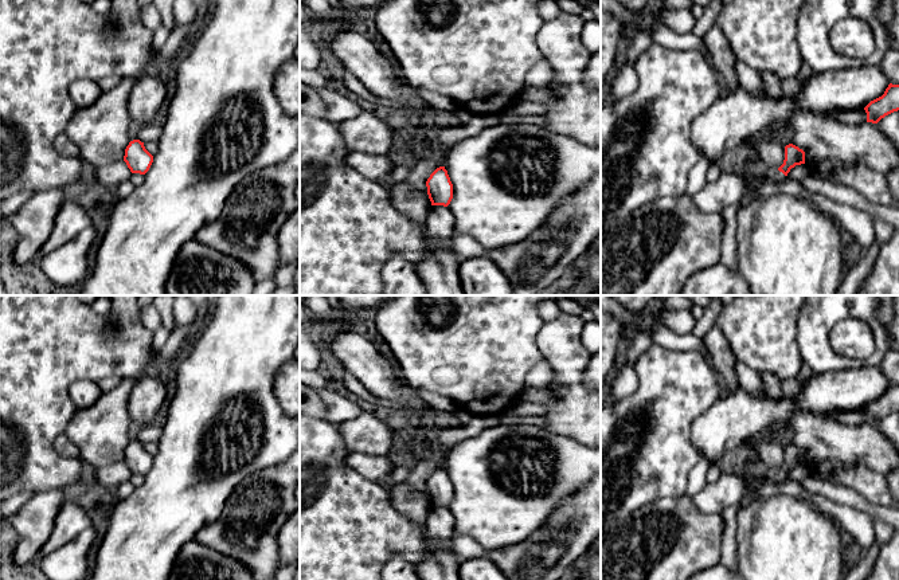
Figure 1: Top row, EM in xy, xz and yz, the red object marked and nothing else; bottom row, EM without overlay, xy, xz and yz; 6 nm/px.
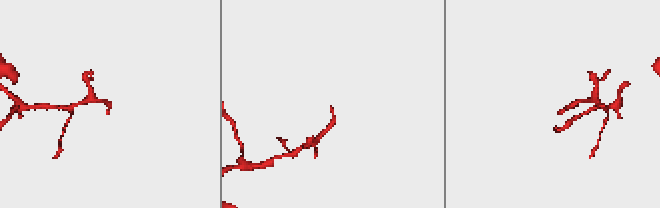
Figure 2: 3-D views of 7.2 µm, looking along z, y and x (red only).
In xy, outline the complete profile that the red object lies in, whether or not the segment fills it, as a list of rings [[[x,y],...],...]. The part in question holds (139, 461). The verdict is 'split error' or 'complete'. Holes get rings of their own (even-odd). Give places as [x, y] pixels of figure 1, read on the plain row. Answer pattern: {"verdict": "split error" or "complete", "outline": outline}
{"verdict": "complete", "outline": [[[133,440],[125,450],[124,462],[132,474],[145,475],[153,463],[153,456],[145,450],[144,443]]]}

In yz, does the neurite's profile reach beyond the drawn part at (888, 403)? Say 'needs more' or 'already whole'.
already whole

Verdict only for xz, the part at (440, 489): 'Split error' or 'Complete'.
Complete

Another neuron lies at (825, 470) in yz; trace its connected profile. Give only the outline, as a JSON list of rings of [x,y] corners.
[[[821,462],[816,467],[810,469],[810,474],[816,478],[829,479],[836,475],[845,467],[845,465],[840,462]]]

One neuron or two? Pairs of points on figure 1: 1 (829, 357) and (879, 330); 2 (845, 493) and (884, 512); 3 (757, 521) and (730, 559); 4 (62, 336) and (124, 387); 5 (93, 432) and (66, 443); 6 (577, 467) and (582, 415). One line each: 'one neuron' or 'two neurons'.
1: one neuron
2: one neuron
3: two neurons
4: two neurons
5: two neurons
6: two neurons

